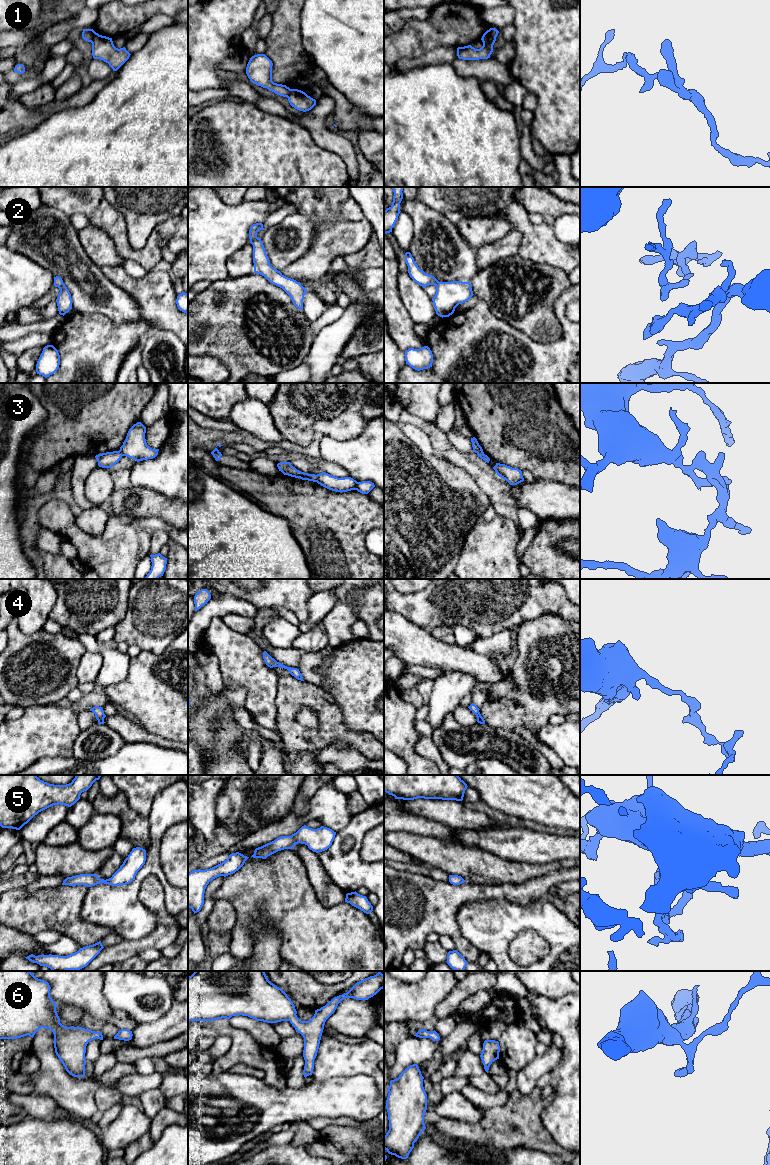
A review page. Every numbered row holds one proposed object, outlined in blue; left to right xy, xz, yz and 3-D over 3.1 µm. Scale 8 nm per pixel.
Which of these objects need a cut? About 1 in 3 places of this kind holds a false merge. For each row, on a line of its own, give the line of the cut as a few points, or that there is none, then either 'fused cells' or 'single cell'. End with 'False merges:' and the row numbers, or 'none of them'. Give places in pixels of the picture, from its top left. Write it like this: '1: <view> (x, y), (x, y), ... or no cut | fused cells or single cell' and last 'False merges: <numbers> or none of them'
1: xy (94, 31), (91, 42) | fused cells
2: no cut | single cell
3: xz (315, 475), (317, 481) | fused cells
4: no cut | single cell
5: no cut | single cell
6: no cut | single cell
False merges: 1, 3

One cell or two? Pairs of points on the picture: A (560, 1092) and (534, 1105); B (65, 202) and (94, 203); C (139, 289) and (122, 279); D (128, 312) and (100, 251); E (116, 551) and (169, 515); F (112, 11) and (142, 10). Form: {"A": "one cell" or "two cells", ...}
{"A": "two cells", "B": "one cell", "C": "one cell", "D": "two cells", "E": "two cells", "F": "one cell"}

